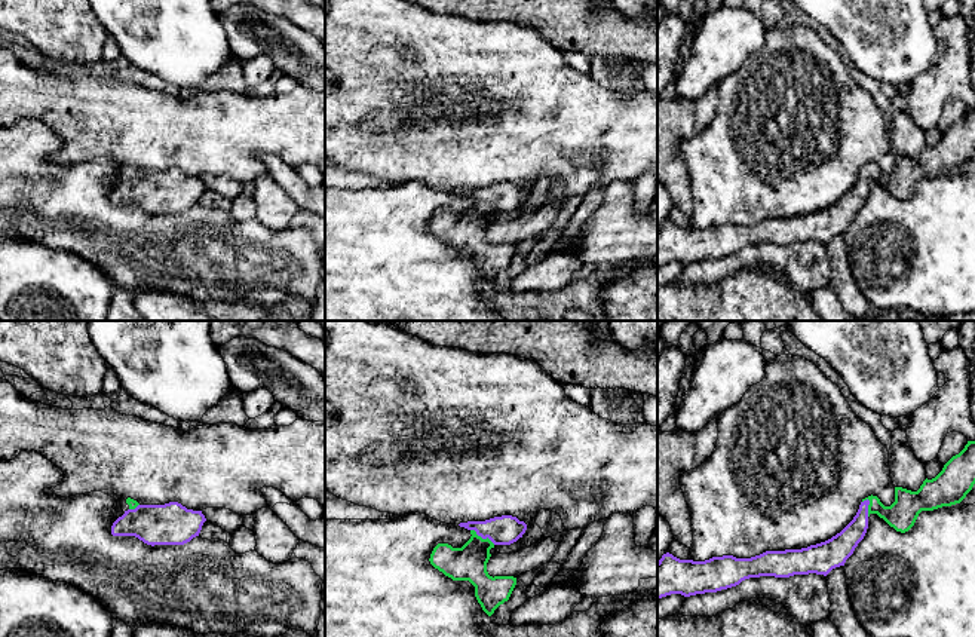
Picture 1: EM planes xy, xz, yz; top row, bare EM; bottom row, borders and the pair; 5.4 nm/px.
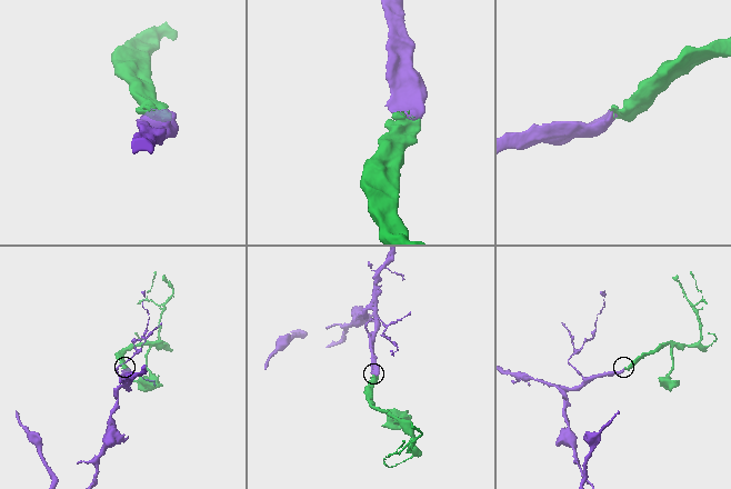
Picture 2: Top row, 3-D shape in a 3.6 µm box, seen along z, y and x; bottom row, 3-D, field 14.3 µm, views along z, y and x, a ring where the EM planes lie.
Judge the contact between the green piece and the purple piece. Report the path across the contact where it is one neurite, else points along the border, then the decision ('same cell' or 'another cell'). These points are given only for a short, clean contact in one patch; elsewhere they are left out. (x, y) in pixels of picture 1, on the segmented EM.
runs through xz (468, 563), (481, 538), (490, 532), (502, 530); same cell

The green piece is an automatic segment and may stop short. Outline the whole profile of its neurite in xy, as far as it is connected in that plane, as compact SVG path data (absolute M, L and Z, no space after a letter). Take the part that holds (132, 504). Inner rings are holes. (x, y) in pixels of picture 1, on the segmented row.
M128 497L129 509L125 511L111 526L113 536L135 536L147 545L184 545L199 536L203 523L206 521L202 511L187 509L178 502L165 505L139 505Z

